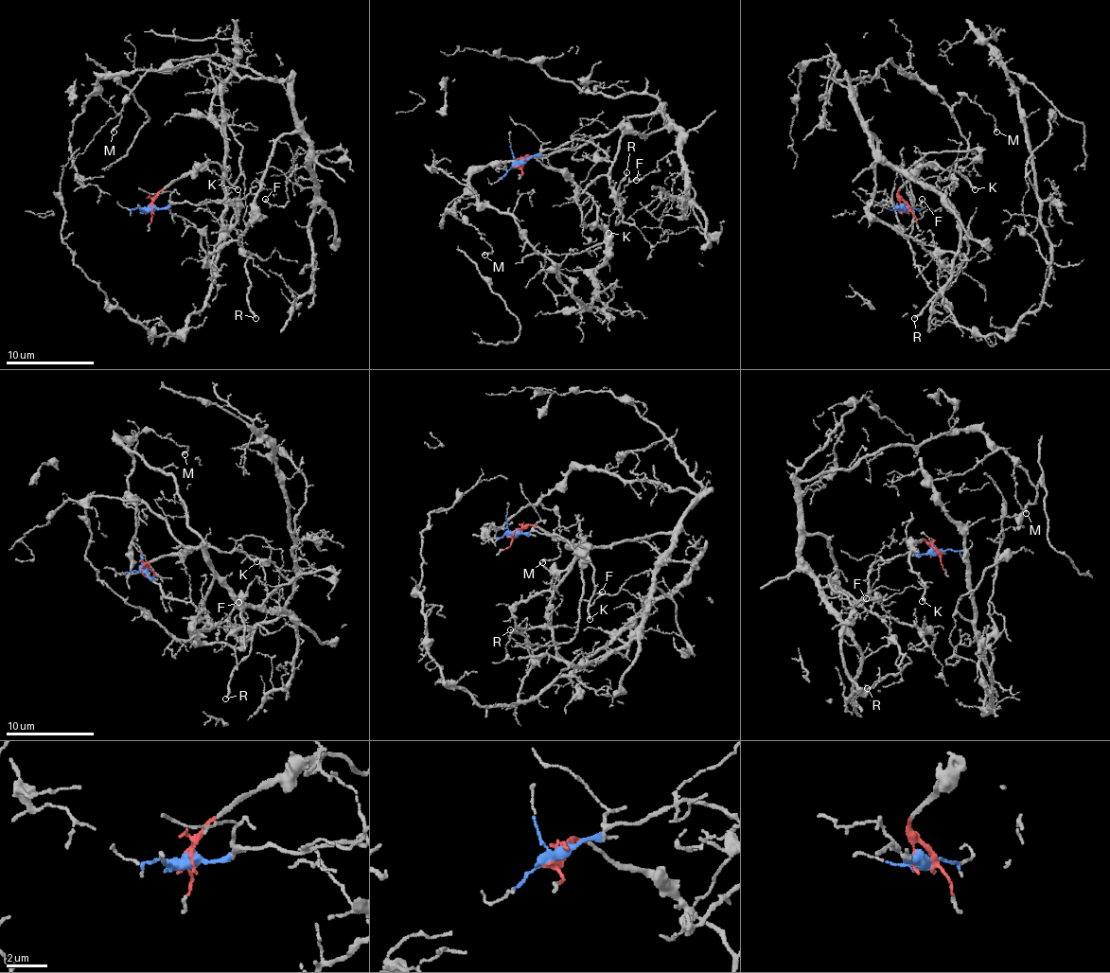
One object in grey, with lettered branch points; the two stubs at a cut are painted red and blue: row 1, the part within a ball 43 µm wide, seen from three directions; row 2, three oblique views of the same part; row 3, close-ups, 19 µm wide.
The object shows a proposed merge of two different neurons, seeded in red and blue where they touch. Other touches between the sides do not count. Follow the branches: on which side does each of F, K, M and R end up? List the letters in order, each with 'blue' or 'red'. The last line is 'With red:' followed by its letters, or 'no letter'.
F: blue
K: red
M: blue
R: blue
With red: K

